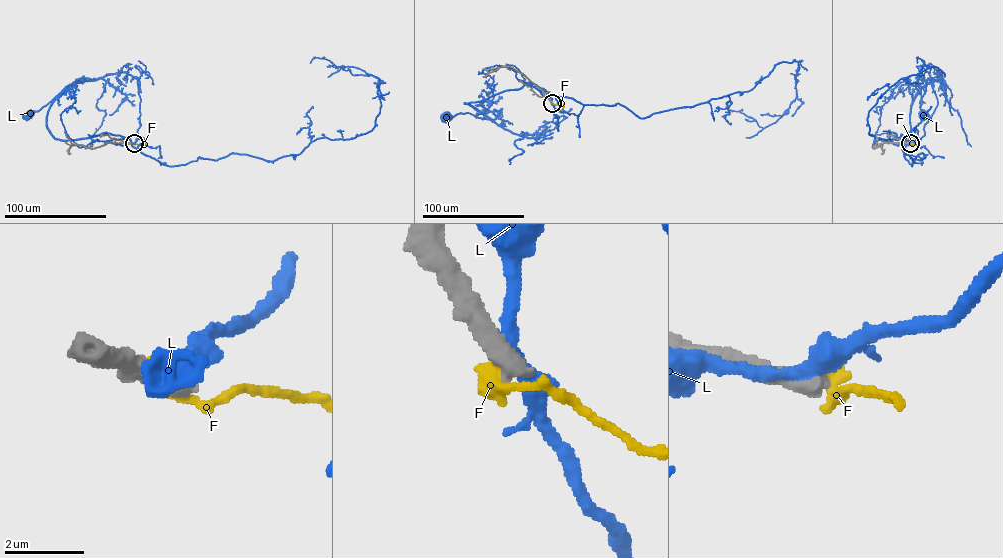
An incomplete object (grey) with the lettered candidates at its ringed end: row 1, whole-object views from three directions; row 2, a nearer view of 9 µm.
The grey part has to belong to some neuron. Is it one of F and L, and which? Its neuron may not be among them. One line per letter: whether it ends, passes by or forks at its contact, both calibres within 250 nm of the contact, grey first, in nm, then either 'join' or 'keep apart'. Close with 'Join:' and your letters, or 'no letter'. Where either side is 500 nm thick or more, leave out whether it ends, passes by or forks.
F: 600 nm thick on the grey side, 550 nm on the other; keep apart
L: 600 nm thick on the grey side, 360 nm on the other; keep apart
Join: no letter

